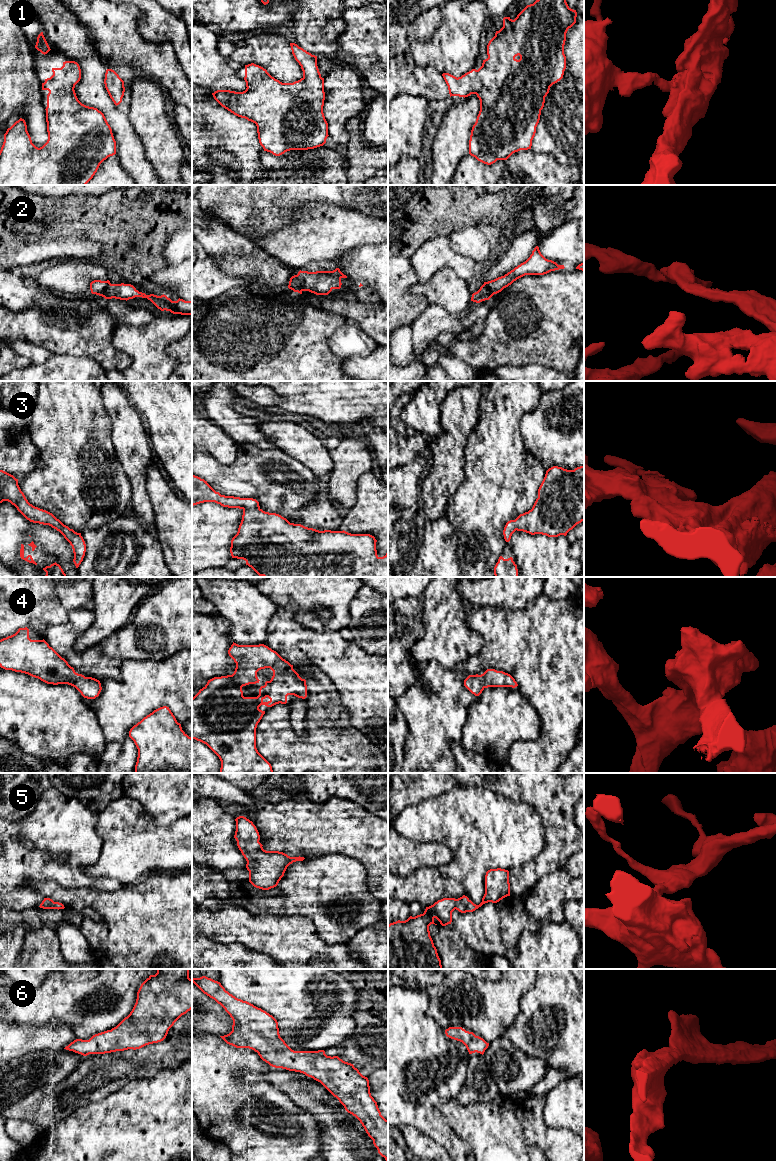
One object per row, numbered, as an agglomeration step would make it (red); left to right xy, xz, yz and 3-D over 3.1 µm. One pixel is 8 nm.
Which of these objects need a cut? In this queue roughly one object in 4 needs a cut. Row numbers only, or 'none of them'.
none of them

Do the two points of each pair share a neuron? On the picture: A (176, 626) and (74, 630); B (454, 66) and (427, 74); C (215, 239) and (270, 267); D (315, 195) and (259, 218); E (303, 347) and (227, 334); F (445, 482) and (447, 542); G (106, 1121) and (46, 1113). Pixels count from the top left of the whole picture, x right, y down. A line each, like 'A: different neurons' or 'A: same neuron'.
A: same neuron
B: different neurons
C: same neuron
D: same neuron
E: same neuron
F: different neurons
G: different neurons

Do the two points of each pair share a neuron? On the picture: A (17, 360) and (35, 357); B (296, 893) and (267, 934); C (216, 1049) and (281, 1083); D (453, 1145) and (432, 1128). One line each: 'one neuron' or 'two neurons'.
A: two neurons
B: two neurons
C: two neurons
D: one neuron

